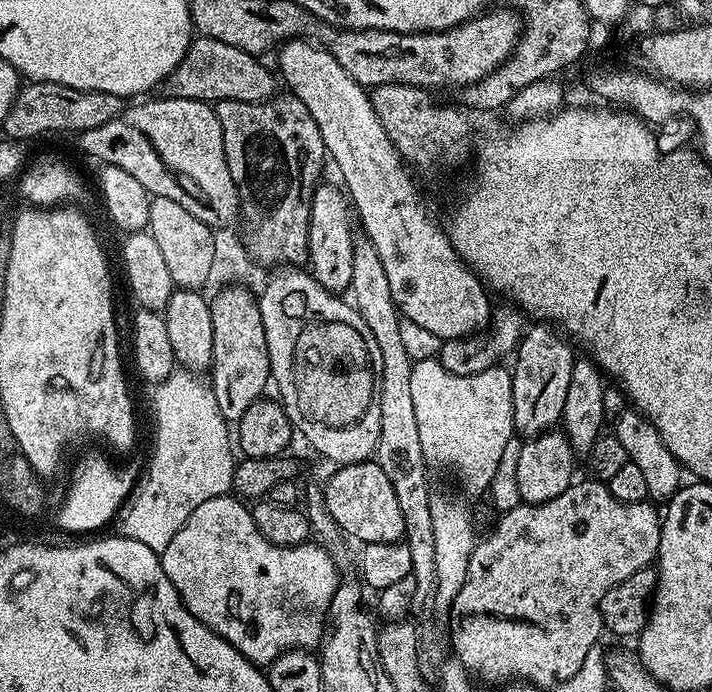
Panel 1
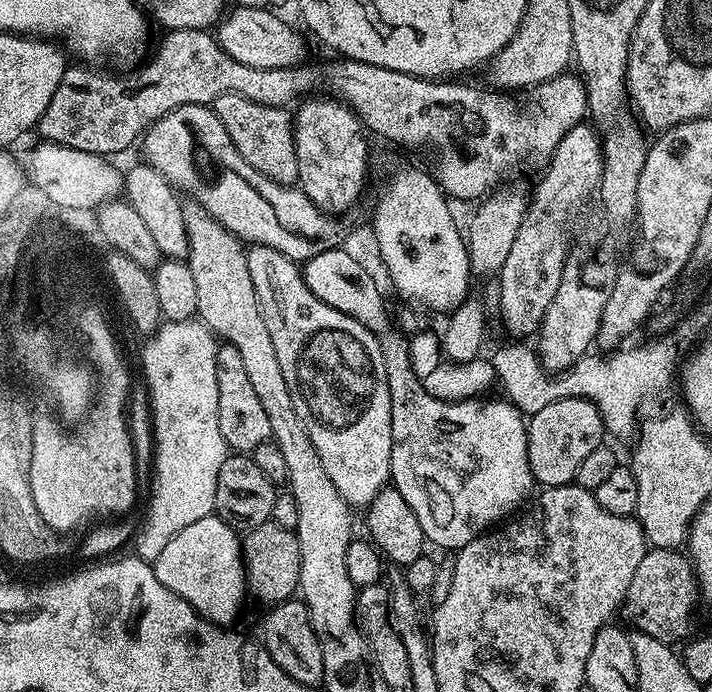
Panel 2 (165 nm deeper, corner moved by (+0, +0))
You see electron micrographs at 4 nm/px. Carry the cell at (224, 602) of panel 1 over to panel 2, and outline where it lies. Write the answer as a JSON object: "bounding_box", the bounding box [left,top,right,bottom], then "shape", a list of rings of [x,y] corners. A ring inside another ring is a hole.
{"bounding_box":[154,514,246,625],"shape":[[[213,514],[206,518],[198,518],[198,522],[186,526],[186,530],[180,531],[179,534],[174,534],[174,538],[170,538],[168,545],[162,549],[162,554],[158,554],[154,567],[158,582],[162,582],[162,586],[174,590],[178,598],[190,602],[193,610],[214,624],[231,625],[231,620],[239,614],[240,607],[244,604],[244,596],[246,600],[242,540],[237,529],[230,527],[221,516]]]}

